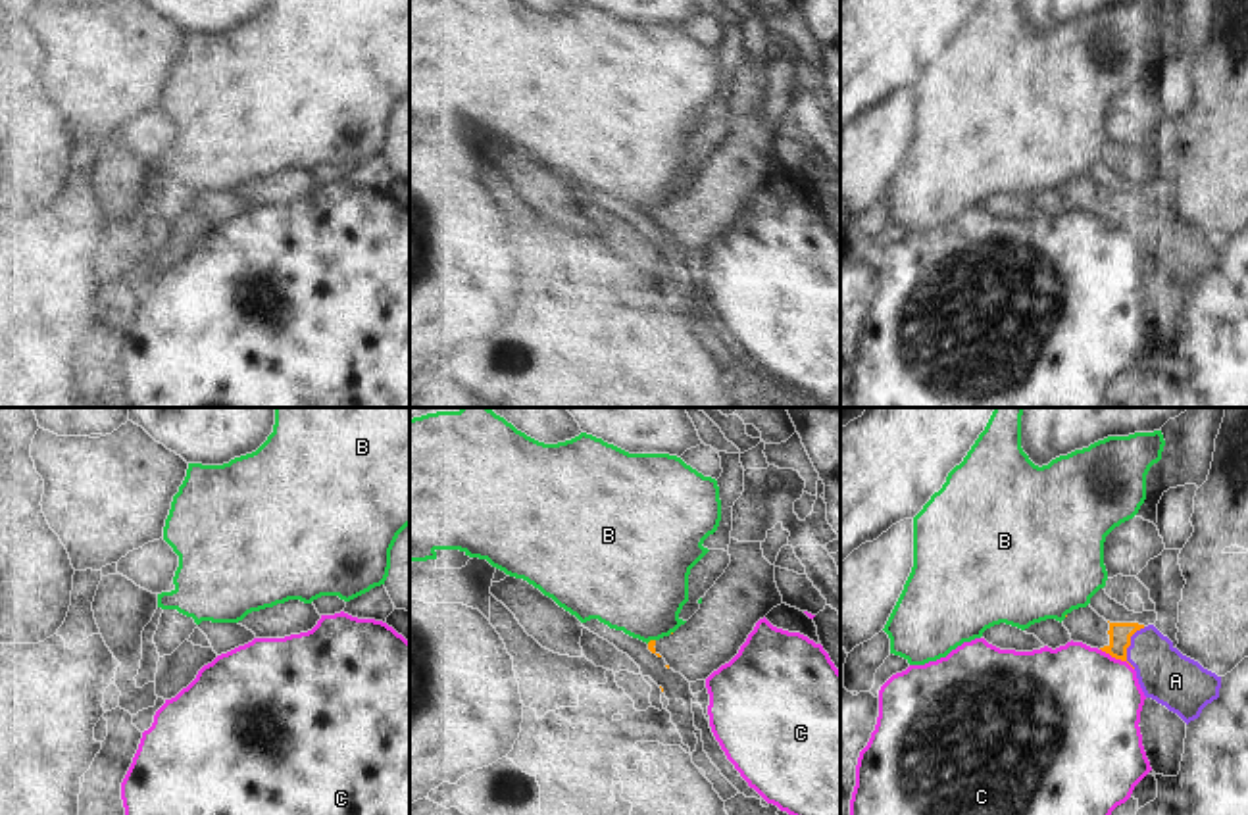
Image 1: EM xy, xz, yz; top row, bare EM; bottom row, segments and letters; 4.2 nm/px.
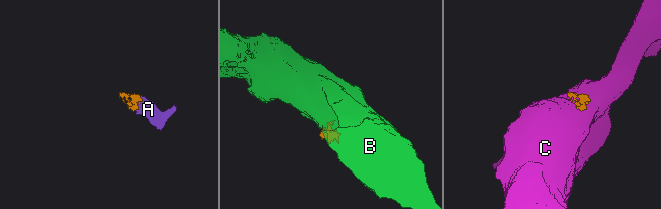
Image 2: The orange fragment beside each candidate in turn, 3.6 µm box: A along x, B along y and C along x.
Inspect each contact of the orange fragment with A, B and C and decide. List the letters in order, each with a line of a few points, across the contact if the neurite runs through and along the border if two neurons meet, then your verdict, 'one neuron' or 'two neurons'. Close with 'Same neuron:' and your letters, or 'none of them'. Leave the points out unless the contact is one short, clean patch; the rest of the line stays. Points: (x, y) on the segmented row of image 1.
A: yz (1120, 633), (1129, 644), (1139, 644), (1175, 681) | one neuron
B: xz (654, 639), (647, 642) | two neurons
C: yz (1100, 648), (1133, 669) | two neurons
Same neuron: A

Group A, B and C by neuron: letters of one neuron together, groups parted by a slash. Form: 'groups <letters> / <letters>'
groups A / B / C

